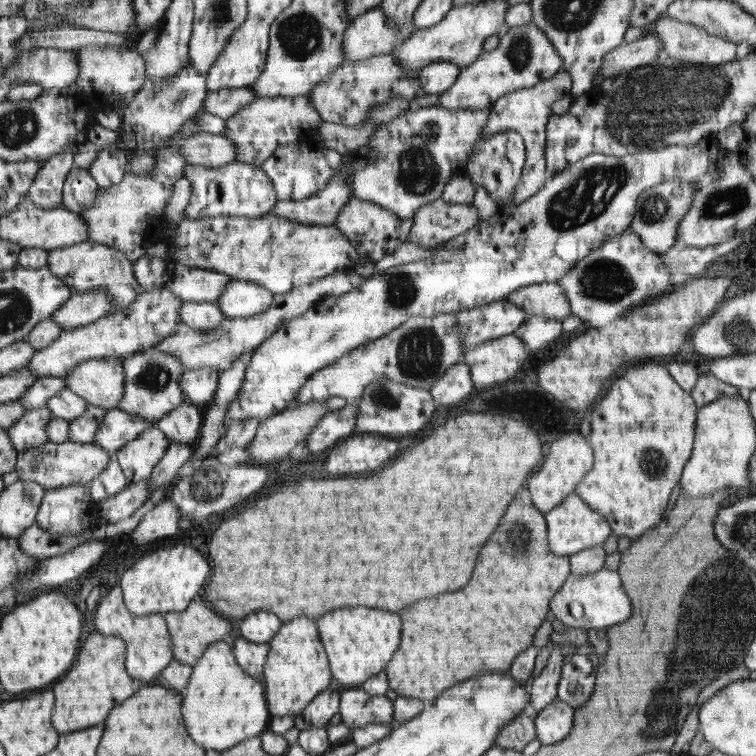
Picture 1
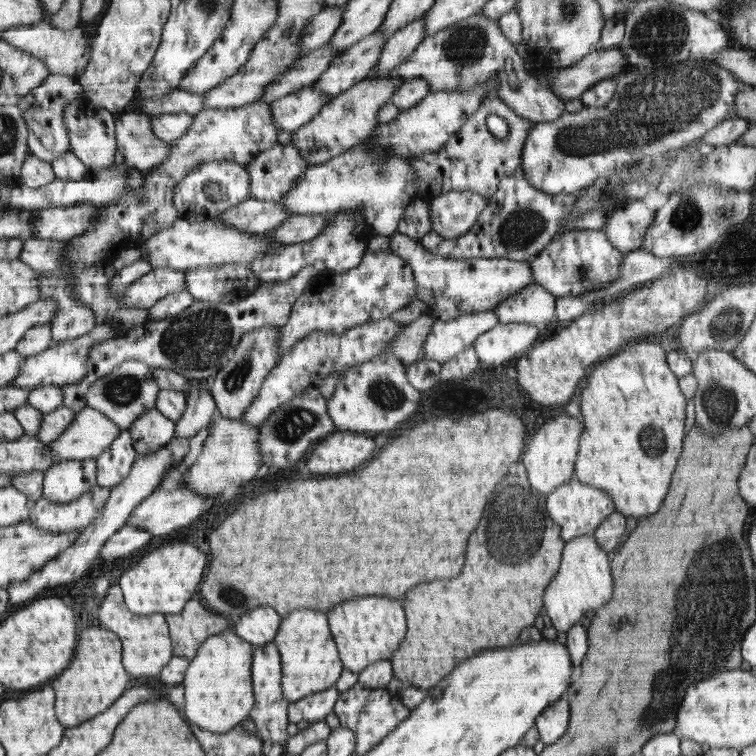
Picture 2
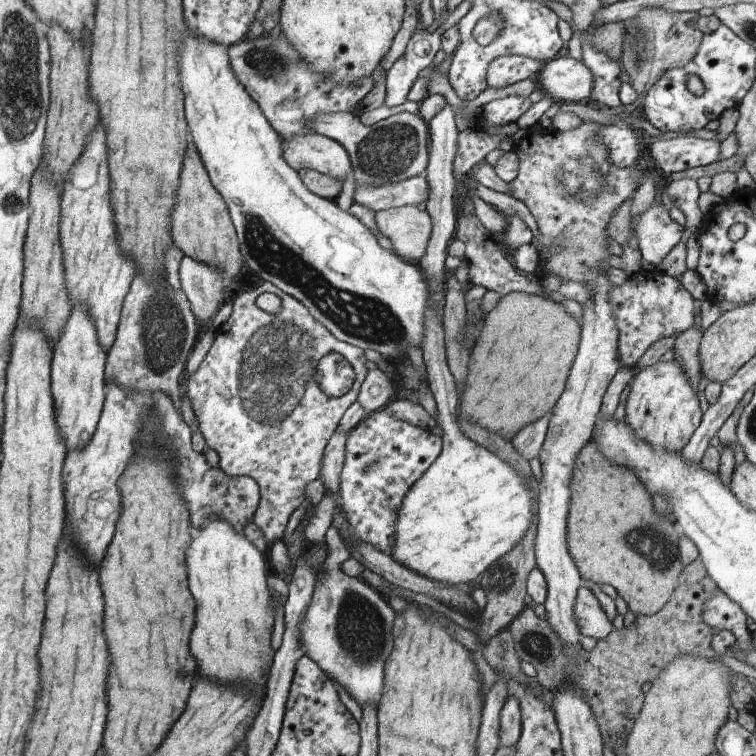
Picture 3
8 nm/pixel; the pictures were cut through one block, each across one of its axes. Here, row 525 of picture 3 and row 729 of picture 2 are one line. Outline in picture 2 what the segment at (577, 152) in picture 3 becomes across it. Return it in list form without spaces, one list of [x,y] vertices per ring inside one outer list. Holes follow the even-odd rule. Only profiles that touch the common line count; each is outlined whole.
[[[561,697],[551,707],[548,707],[536,720],[535,726],[545,745],[554,744],[558,738],[562,738],[566,728],[570,728],[566,697]]]

